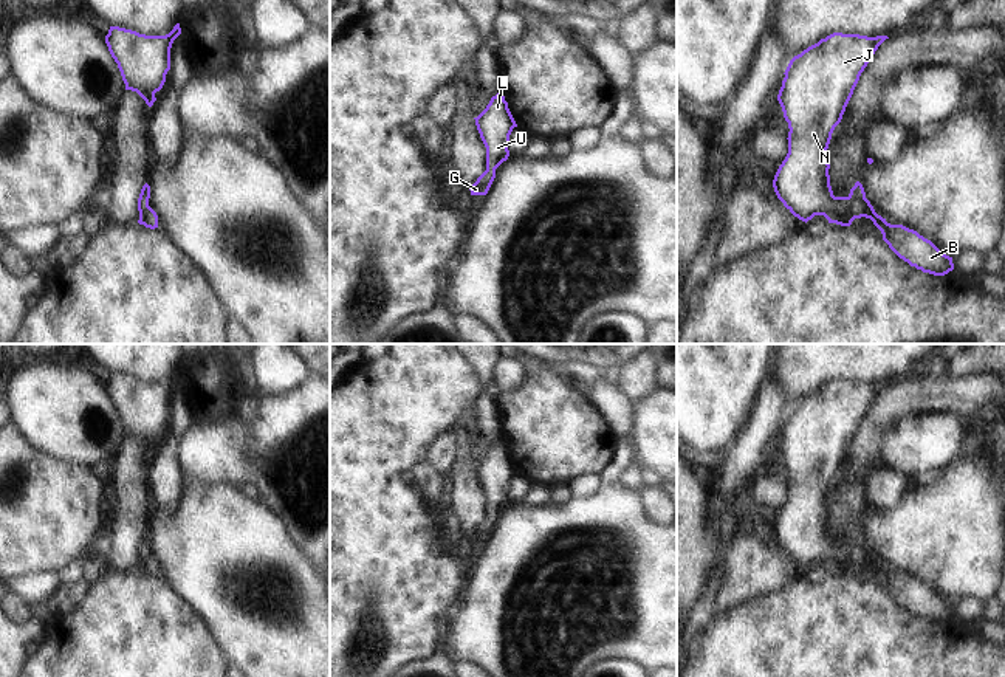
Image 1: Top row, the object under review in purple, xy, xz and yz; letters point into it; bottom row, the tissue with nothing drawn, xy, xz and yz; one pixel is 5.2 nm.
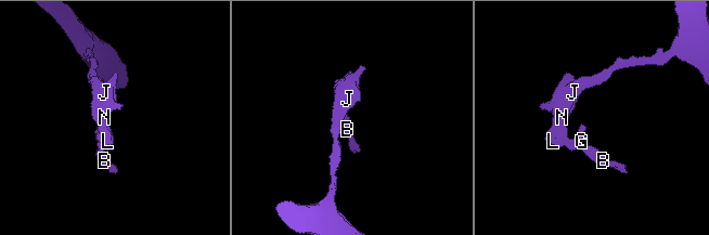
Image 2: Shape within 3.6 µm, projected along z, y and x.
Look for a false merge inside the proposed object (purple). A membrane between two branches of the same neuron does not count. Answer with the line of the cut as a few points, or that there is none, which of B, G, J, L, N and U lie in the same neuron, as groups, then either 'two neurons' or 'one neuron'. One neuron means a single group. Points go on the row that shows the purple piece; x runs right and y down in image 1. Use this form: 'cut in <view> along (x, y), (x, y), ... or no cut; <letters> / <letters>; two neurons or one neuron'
no cut; B G J L N U; one neuron

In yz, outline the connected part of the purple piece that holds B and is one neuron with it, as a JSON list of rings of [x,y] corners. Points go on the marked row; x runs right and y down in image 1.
[[[833,33],[790,60],[777,95],[790,129],[788,153],[773,187],[784,206],[805,223],[815,215],[841,226],[870,218],[900,259],[923,273],[945,276],[954,270],[952,257],[917,231],[887,223],[866,198],[859,181],[847,197],[835,197],[830,186],[827,149],[832,133],[861,73],[886,39]]]

